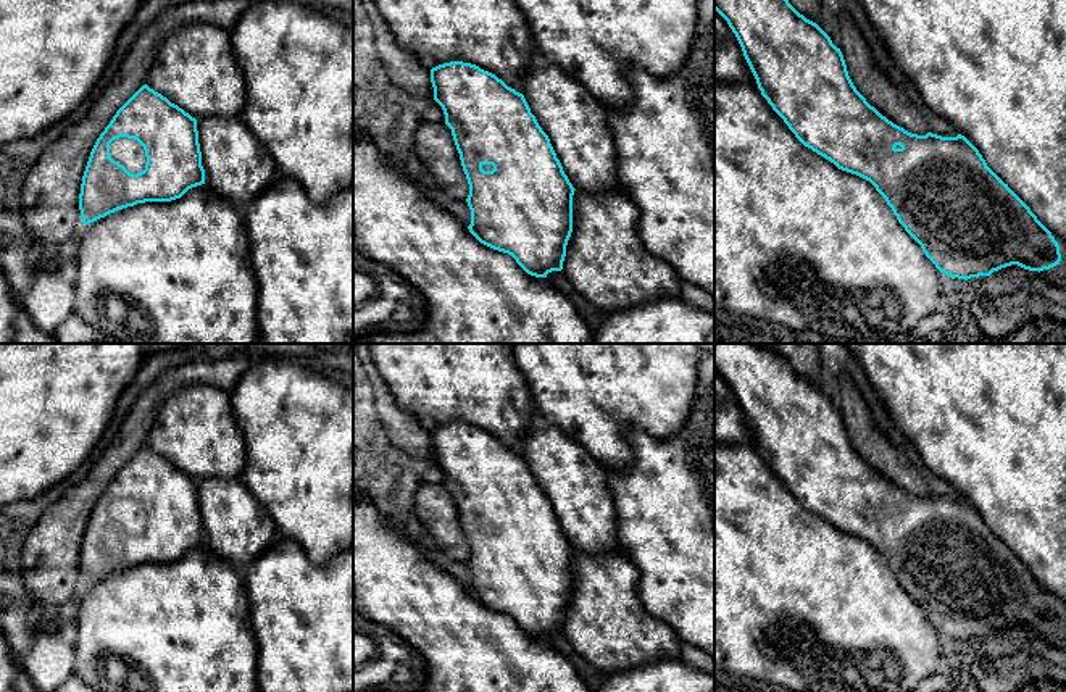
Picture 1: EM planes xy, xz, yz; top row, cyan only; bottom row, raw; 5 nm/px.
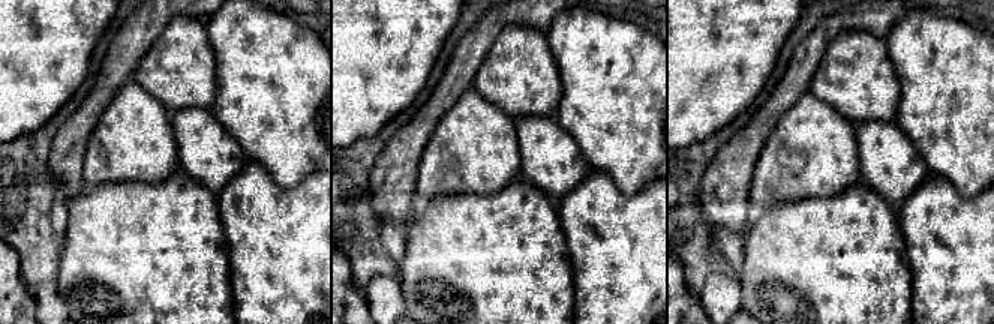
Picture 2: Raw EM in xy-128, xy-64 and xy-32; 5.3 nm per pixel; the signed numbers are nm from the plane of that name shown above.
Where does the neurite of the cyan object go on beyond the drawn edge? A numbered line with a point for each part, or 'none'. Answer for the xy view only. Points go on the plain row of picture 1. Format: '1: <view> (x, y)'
1: xy (128, 513)

